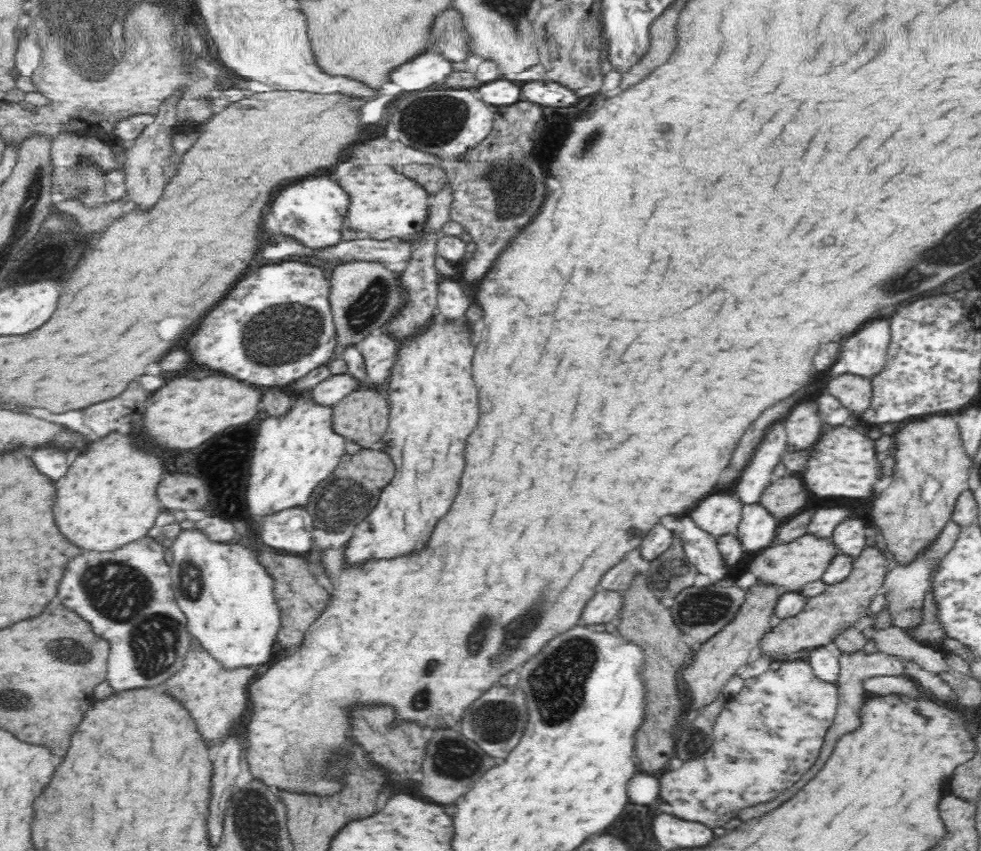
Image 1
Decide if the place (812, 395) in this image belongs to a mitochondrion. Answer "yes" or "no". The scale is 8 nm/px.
no

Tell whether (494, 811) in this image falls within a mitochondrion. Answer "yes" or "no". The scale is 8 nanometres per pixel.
no

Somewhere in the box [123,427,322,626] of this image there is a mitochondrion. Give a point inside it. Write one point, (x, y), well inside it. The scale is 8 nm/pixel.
(191, 580)

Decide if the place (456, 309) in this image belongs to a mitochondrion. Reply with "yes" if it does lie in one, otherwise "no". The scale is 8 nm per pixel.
no

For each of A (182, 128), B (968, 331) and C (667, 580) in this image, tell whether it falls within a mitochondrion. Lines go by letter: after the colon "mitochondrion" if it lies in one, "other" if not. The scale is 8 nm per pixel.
A: other
B: other
C: mitochondrion

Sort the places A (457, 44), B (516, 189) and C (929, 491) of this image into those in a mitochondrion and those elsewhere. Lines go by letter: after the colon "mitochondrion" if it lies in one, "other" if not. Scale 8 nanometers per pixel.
A: other
B: mitochondrion
C: other

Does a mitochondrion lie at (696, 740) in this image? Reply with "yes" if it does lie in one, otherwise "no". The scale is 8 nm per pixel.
yes

